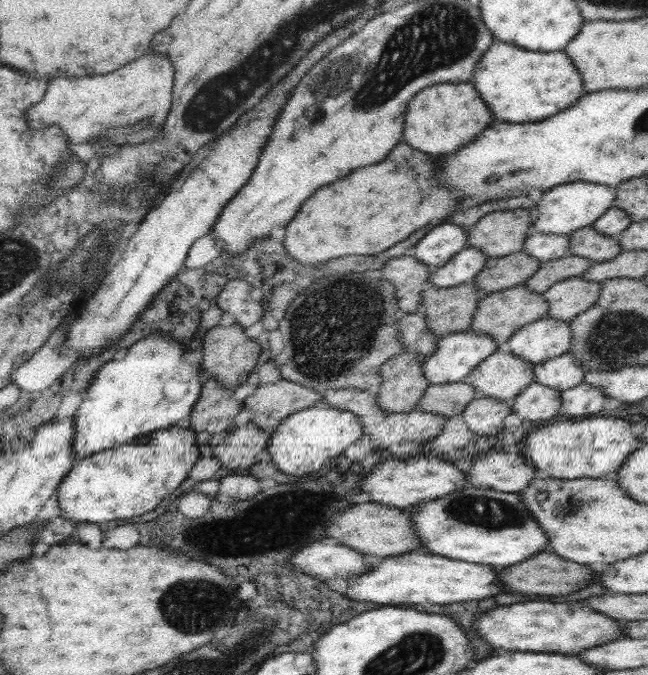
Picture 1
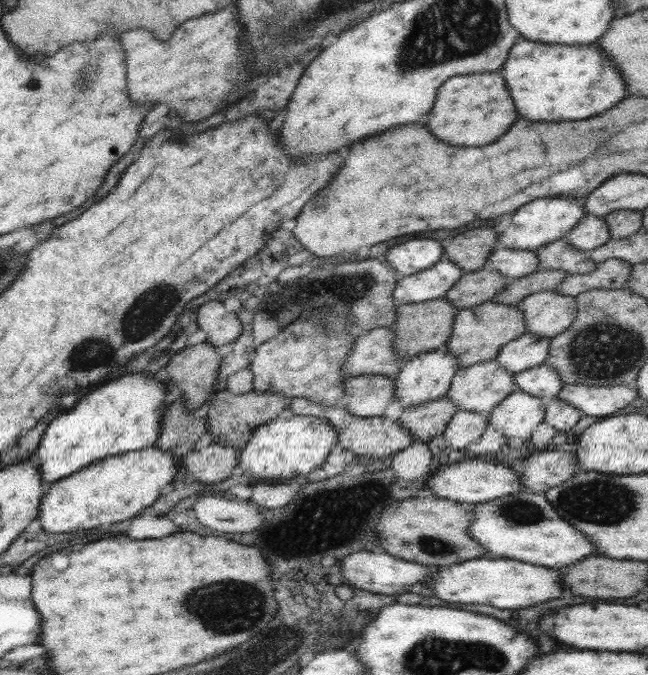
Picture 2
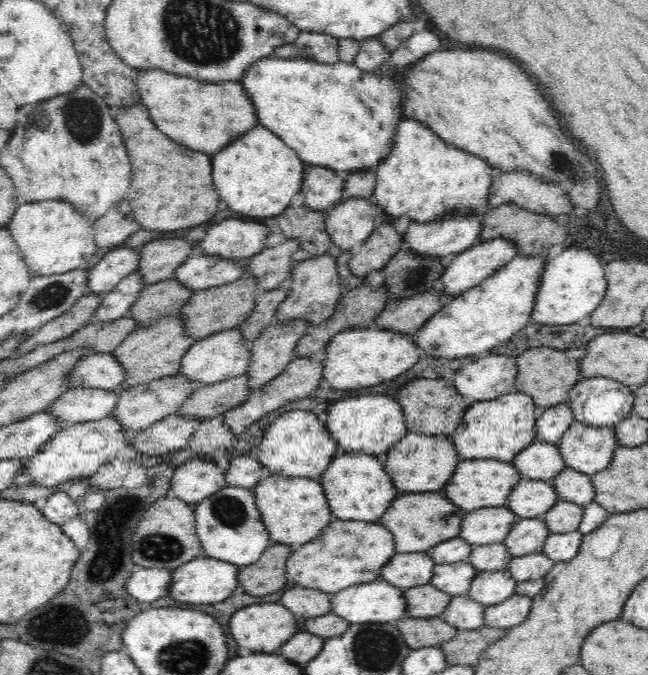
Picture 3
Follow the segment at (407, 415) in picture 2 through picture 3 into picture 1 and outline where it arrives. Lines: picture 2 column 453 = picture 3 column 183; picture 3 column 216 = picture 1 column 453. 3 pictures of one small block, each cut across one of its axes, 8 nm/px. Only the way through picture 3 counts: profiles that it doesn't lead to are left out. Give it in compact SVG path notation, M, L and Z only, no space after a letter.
M468 382L428 385L418 409L444 418L461 415L471 400L474 400L475 388Z

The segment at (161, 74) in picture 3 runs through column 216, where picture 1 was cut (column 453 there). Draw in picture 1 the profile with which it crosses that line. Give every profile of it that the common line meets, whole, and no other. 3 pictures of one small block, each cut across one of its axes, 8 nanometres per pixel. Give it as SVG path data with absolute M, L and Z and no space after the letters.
M444 82L438 86L428 86L412 98L412 104L408 104L408 110L404 115L404 140L412 148L426 154L450 154L460 146L466 146L476 134L480 134L492 122L494 118L490 116L488 106L470 82Z

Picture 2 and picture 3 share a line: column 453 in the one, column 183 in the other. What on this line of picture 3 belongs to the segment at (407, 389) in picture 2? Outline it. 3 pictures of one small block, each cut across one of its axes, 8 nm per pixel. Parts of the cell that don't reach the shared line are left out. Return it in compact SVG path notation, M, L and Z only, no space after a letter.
M240 328L219 331L190 345L182 357L178 375L197 384L198 388L244 375L250 366L249 350L250 346L244 343Z

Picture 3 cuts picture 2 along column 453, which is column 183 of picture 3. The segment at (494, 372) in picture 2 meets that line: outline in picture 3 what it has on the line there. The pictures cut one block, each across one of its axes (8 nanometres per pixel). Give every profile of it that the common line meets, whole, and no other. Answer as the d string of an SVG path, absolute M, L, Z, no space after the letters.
M178 374L133 386L119 393L116 408L111 416L125 428L126 439L132 440L138 438L144 429L150 428L167 416L176 414L196 388L197 384L192 384Z

